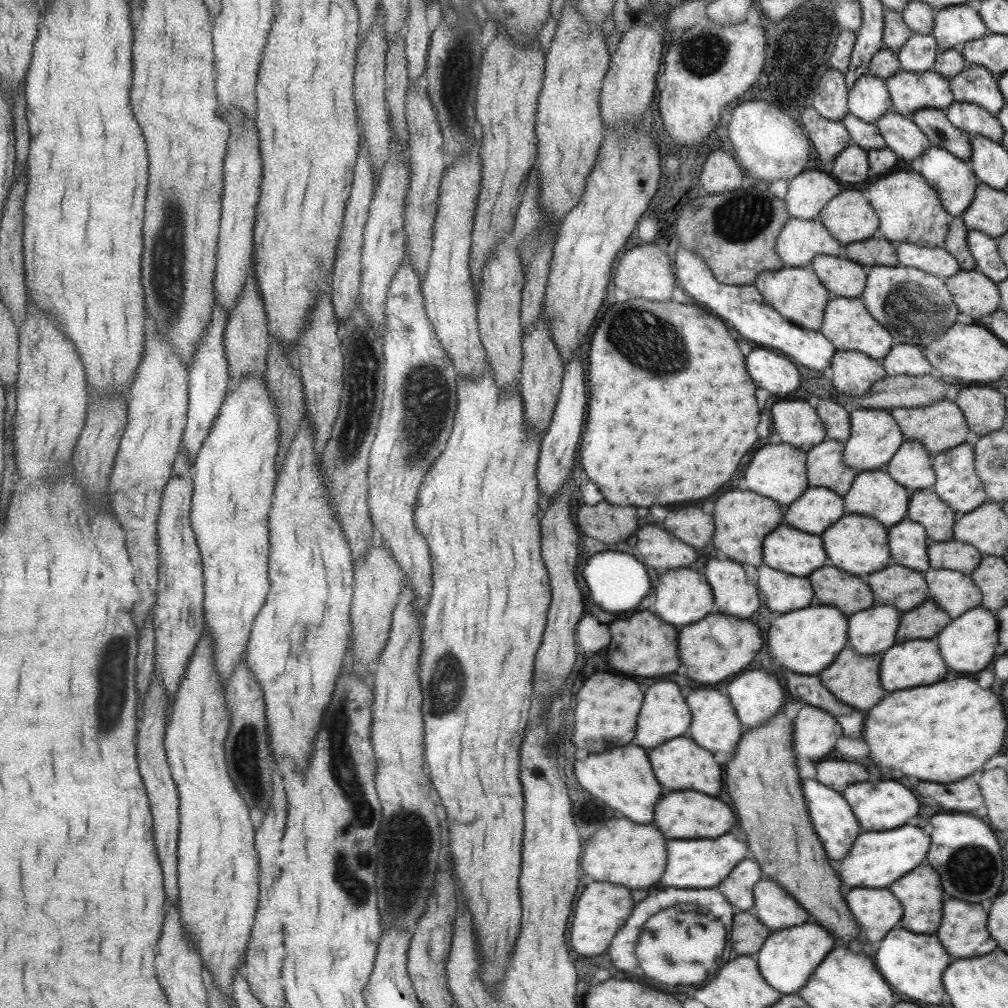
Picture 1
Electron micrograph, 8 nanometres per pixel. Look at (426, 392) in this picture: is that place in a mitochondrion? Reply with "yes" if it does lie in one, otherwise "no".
yes

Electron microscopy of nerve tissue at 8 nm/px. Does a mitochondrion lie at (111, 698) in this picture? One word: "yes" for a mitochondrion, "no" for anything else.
yes

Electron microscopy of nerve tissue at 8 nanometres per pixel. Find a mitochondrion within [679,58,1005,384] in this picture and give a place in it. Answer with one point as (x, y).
(912, 309)

